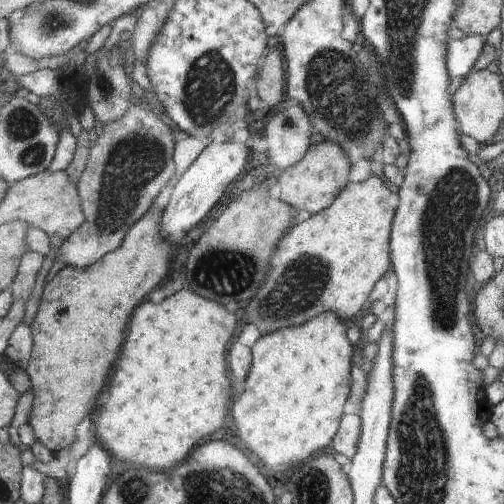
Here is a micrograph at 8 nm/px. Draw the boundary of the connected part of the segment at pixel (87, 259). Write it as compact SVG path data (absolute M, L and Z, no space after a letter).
M140 102L130 107L120 120L100 126L102 131L98 134L99 138L94 138L95 141L92 141L85 169L76 184L80 208L85 219L59 246L66 265L84 268L116 250L122 244L130 227L150 210L158 194L166 188L166 184L174 176L172 155L175 140L172 130L154 114L158 111L153 104L150 105L145 105L144 108Z

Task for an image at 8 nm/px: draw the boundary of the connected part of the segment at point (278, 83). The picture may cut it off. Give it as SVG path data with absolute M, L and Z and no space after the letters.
M276 50L266 51L264 66L256 76L257 96L268 106L276 106L284 98L283 57Z

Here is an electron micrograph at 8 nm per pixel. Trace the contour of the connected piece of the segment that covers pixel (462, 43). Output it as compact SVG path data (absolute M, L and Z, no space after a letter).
M466 35L463 39L450 39L447 42L447 69L452 77L465 77L472 67L485 44L480 35Z

